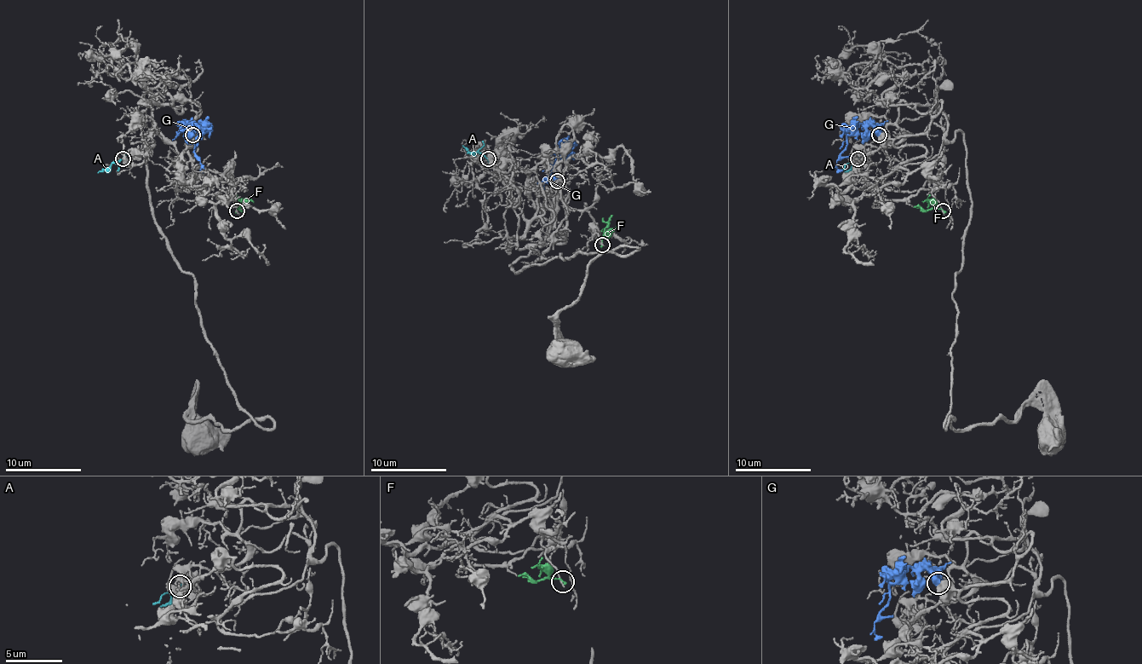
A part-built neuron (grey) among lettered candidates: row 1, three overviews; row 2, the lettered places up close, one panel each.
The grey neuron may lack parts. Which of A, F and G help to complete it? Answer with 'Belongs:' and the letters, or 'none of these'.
Belongs: none of these

